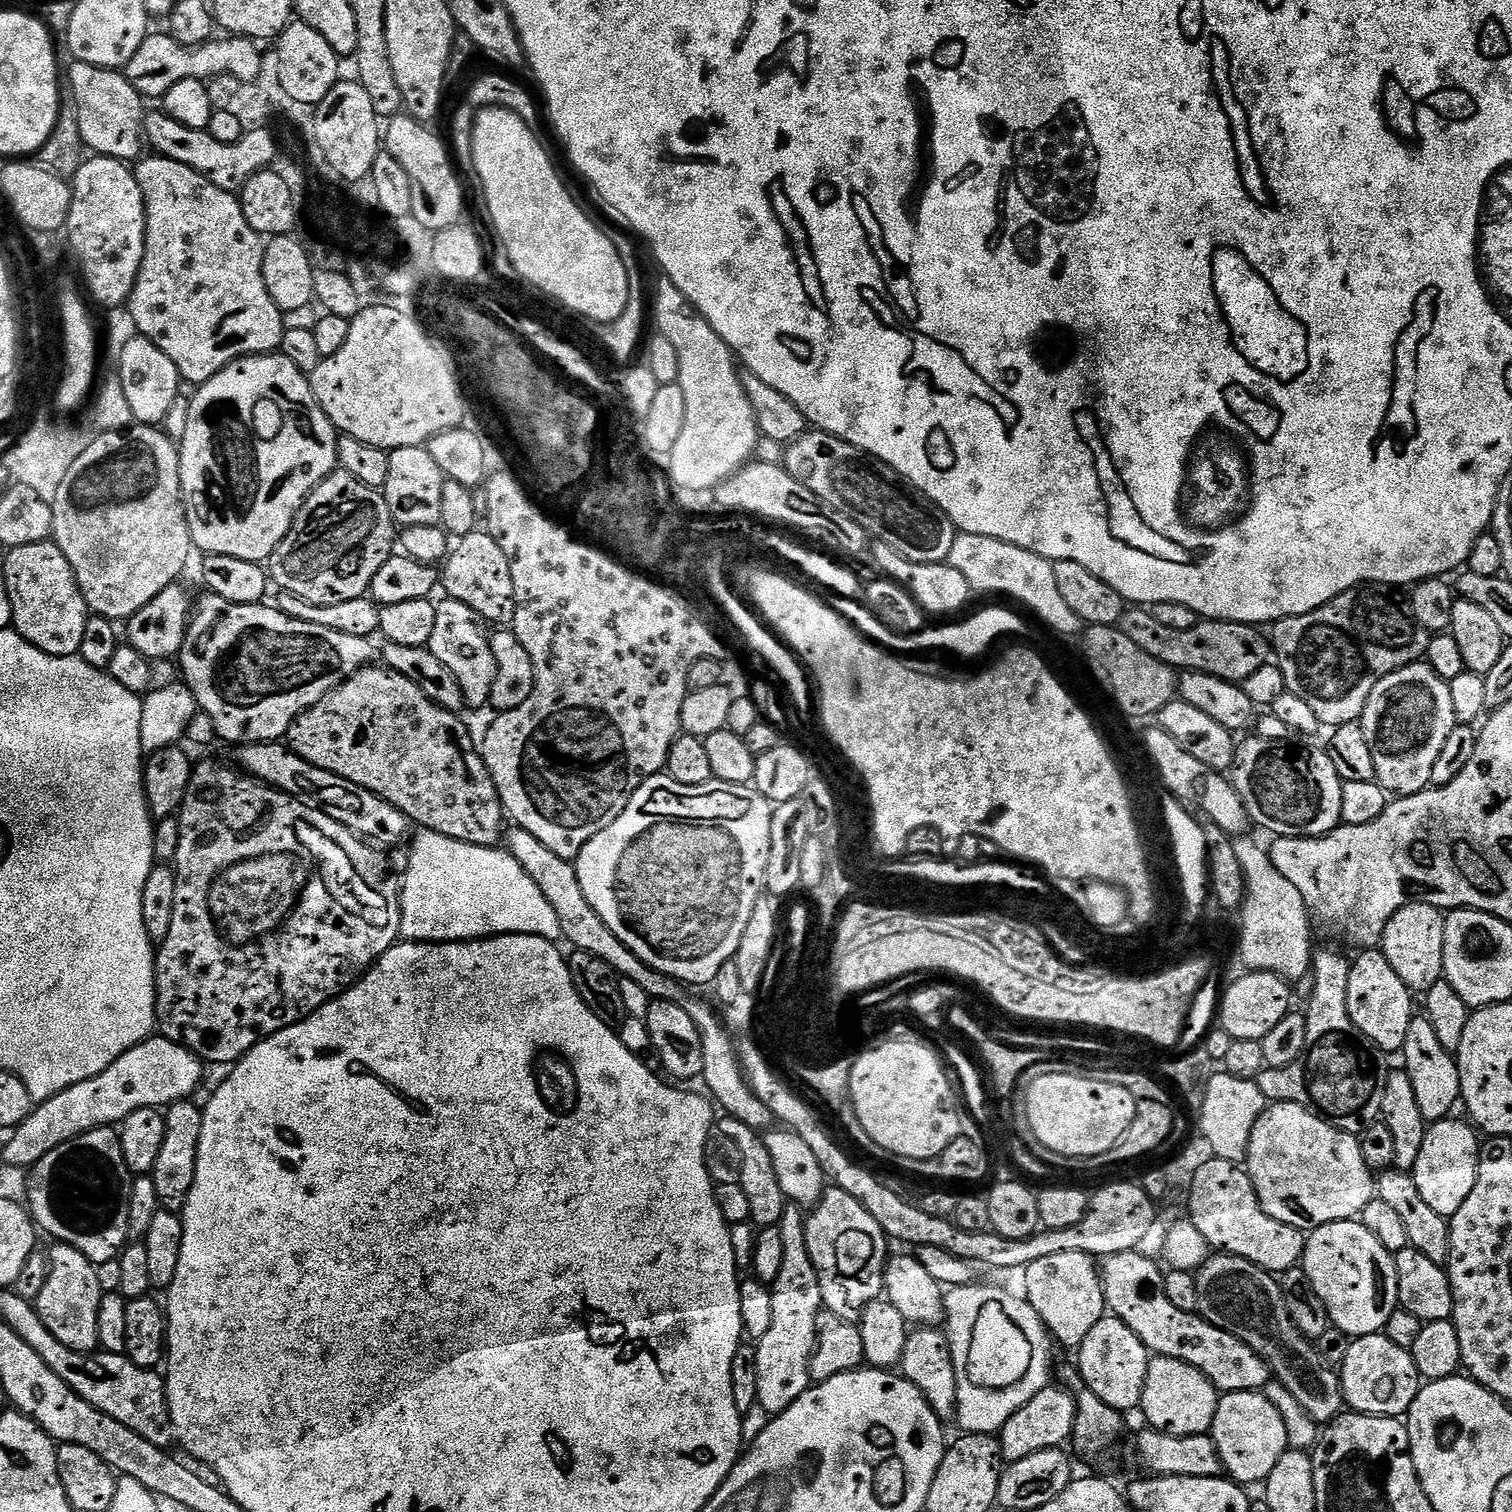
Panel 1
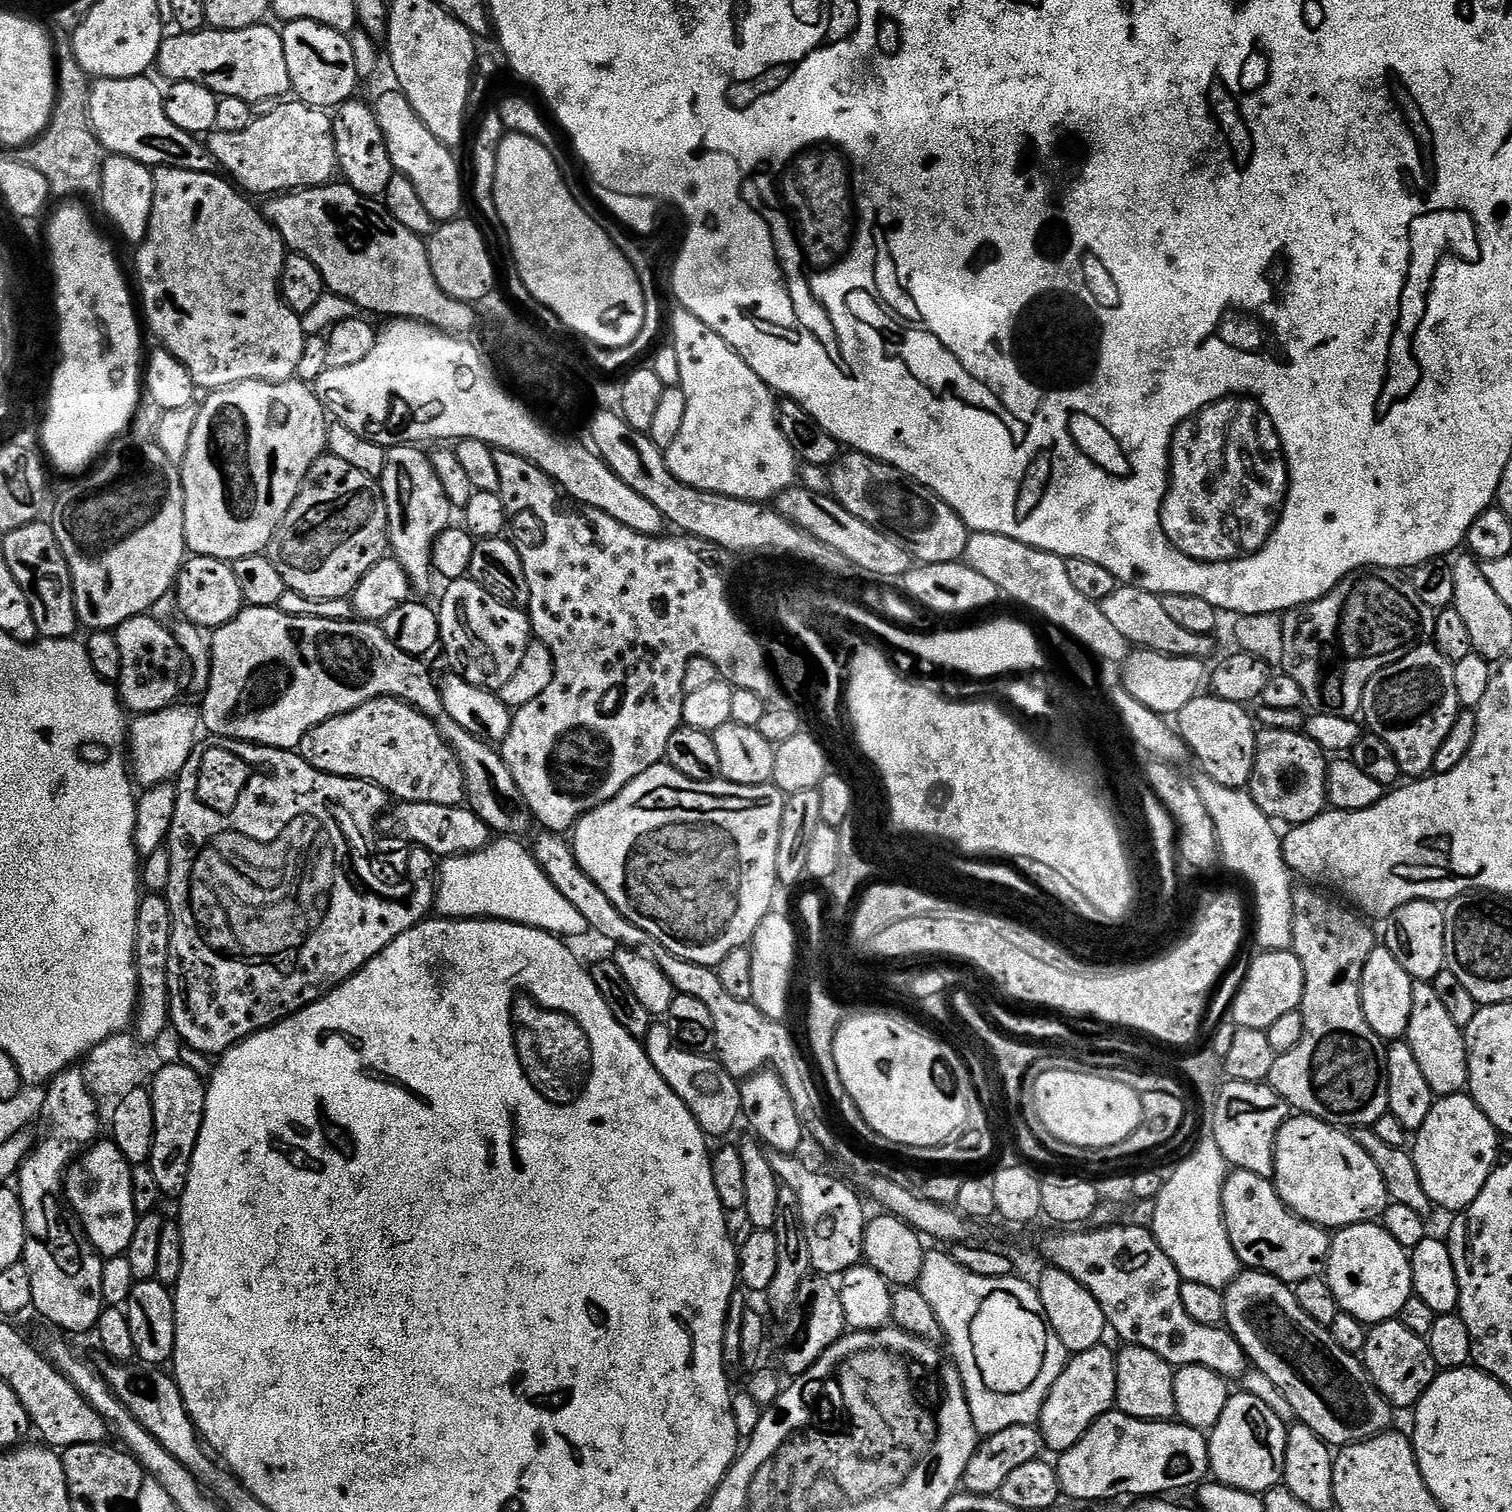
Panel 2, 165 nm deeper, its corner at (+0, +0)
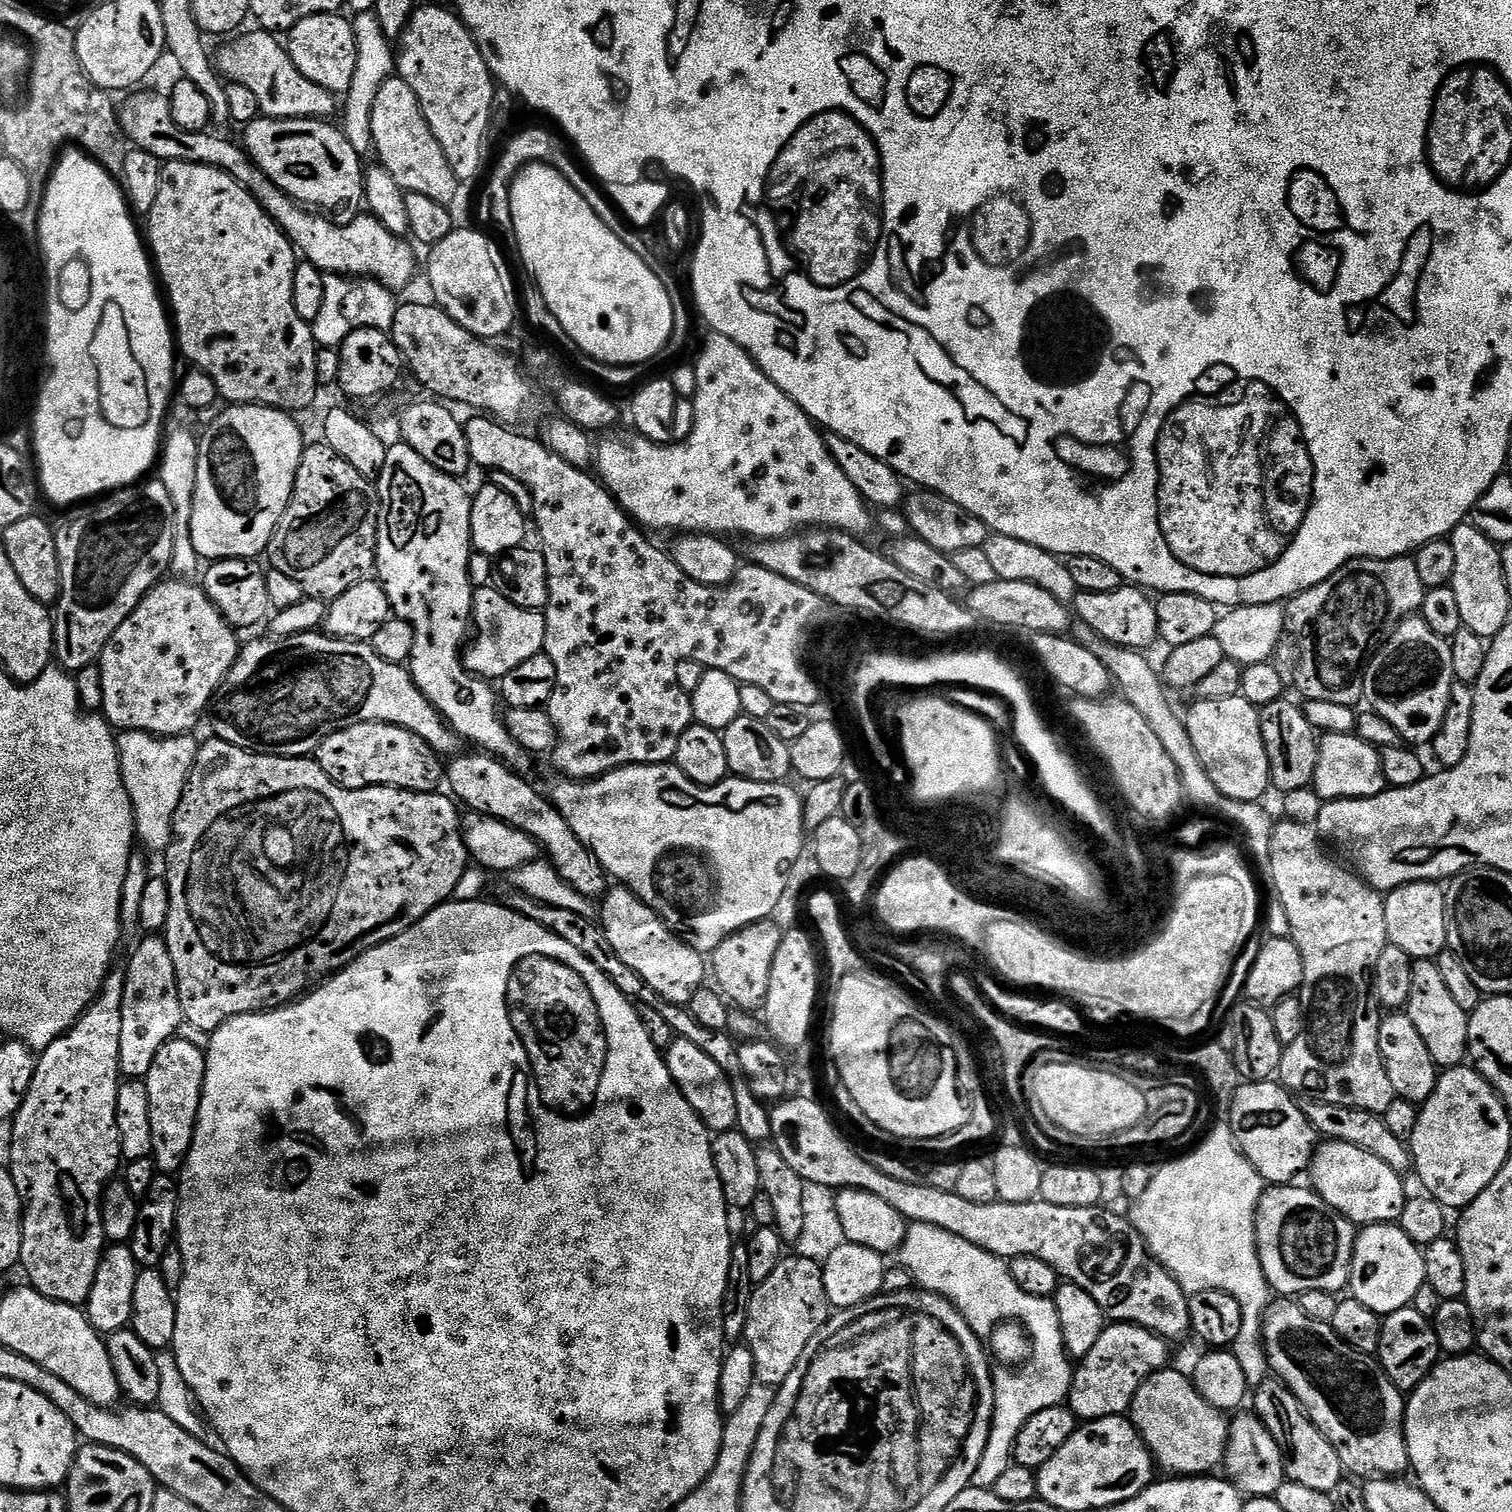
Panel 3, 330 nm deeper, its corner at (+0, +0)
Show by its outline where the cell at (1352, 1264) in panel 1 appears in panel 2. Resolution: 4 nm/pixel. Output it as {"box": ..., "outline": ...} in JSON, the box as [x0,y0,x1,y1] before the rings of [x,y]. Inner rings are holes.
{"box":[1326,1222,1414,1326],"outline":[[[1380,1222],[1341,1228],[1331,1241],[1326,1279],[1341,1312],[1358,1318],[1366,1326],[1397,1319],[1402,1306],[1414,1294],[1409,1249],[1398,1246]]]}

